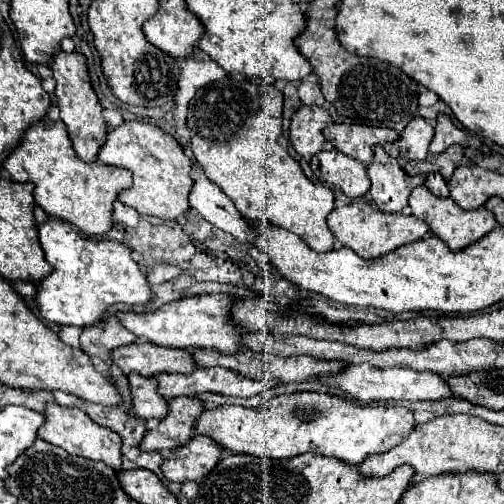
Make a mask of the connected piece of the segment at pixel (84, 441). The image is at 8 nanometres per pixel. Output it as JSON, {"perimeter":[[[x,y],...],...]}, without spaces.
{"perimeter":[[[46,402],[44,418],[46,418],[46,422],[42,424],[42,428],[38,432],[38,438],[42,438],[44,442],[50,442],[54,446],[64,448],[72,456],[84,456],[88,460],[100,460],[114,470],[122,470],[120,436],[116,432],[98,426],[80,408],[64,408],[64,406],[58,406],[56,402]]]}

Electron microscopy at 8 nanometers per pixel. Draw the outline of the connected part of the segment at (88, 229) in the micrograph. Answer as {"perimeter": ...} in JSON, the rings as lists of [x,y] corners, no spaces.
{"perimeter":[[[48,118],[24,130],[20,144],[4,160],[2,168],[14,182],[32,182],[36,186],[36,204],[48,216],[68,220],[88,236],[104,234],[112,228],[112,202],[120,190],[132,186],[132,174],[128,170],[80,160],[72,148],[64,122],[52,122]]]}

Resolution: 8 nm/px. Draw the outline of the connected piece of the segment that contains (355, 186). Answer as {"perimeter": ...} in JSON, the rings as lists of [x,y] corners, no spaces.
{"perimeter":[[[340,150],[320,152],[310,160],[312,172],[318,180],[334,184],[342,188],[342,192],[350,198],[362,198],[368,188],[370,180],[366,176],[366,166]]]}

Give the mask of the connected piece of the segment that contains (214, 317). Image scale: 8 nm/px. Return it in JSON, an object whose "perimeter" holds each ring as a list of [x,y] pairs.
{"perimeter":[[[206,294],[206,296],[190,296],[168,302],[154,312],[118,312],[116,318],[138,340],[146,340],[156,346],[214,348],[224,354],[232,354],[240,350],[240,342],[238,342],[240,328],[234,326],[230,320],[230,306],[232,306],[232,296]]]}

